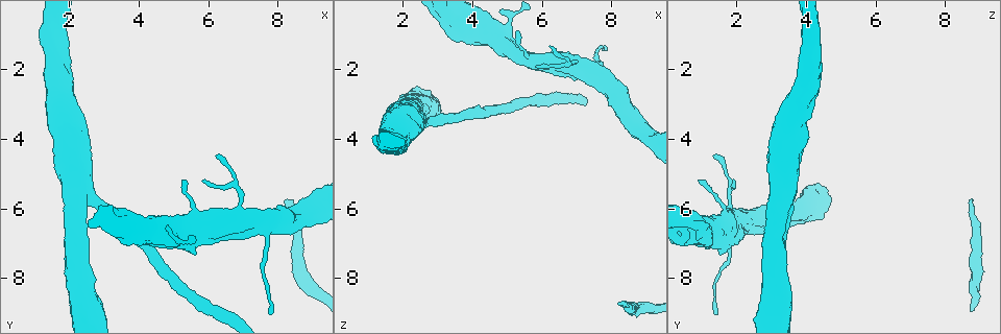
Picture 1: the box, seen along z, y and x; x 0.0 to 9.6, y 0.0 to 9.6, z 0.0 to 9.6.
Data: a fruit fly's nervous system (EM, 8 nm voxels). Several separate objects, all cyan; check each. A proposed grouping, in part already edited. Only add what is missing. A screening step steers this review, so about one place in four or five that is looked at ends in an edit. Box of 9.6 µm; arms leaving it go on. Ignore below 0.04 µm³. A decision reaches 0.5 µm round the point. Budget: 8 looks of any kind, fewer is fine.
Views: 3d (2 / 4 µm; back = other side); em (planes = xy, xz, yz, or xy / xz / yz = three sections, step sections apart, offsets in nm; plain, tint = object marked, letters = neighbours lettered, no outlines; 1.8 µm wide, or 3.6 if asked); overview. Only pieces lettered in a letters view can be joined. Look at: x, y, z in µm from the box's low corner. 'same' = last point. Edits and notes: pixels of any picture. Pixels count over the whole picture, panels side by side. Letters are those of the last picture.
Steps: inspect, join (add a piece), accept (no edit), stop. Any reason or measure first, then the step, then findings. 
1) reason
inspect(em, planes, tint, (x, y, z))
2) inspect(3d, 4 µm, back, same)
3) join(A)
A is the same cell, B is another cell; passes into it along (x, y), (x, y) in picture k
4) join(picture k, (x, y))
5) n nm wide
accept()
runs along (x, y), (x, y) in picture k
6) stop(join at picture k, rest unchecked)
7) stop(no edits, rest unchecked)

inspect(3d, 2 µm, (8.20, 5.70, 8.70))

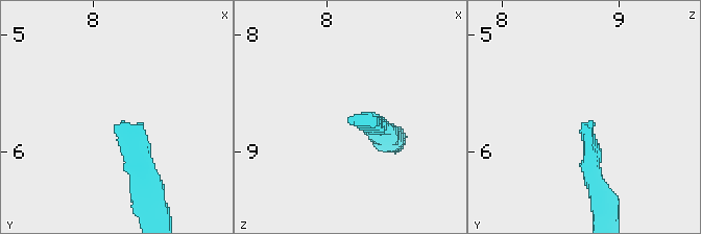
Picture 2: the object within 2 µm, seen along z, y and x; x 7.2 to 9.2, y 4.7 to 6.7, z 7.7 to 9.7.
inspect(em, planes, letters, (8.22, 5.74, 8.76))

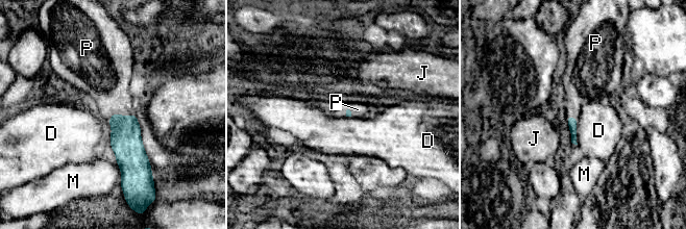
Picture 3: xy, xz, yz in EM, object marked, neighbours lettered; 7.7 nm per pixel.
P touches over 220 nm
join(P)
P is the same cell, D, J and M are other cells; passes into it along (126, 143), (120, 115), (108, 84) in picture 3; the cell continues

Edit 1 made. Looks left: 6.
branch stops here
inspect(3d, 2 µm, back, (7.80, 9.10, 1.45))

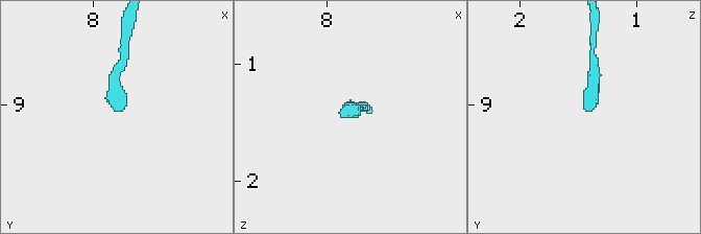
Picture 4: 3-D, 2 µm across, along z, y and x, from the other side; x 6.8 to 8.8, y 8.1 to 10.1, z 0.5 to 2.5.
inspect(em, xy, step 8, letters, (7.74, 9.04, 1.42))

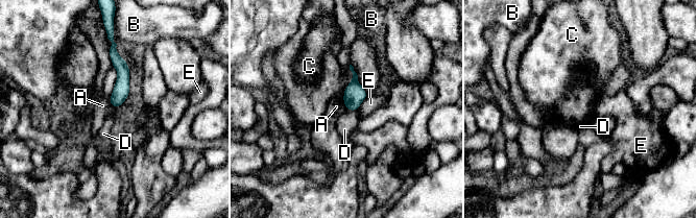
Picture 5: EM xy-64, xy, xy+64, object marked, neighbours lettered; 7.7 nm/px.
A touches over 320 nm
accept()
A, B, C, D and E are other cells; border along (113, 66), (117, 79), (111, 106) in picture 5; none of them fits

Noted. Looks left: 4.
calibre changes
inspect(em, yz, step 8, letters, (2.55, 5.70, 3.55))

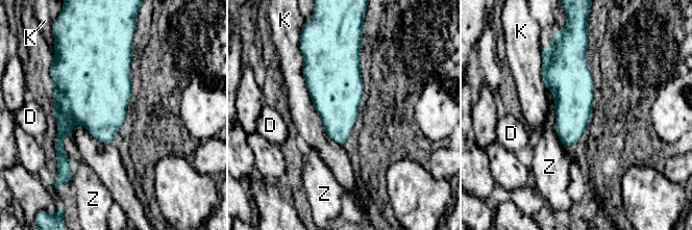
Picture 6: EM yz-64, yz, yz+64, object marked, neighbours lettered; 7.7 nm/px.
K touches over 750 nm
accept()
D, K and Z are other cells; border along (302, 56), (314, 109), (342, 145) in picture 6; no lettered piece goes on from it

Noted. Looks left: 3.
stop(join at picture 3, rest unchecked)

